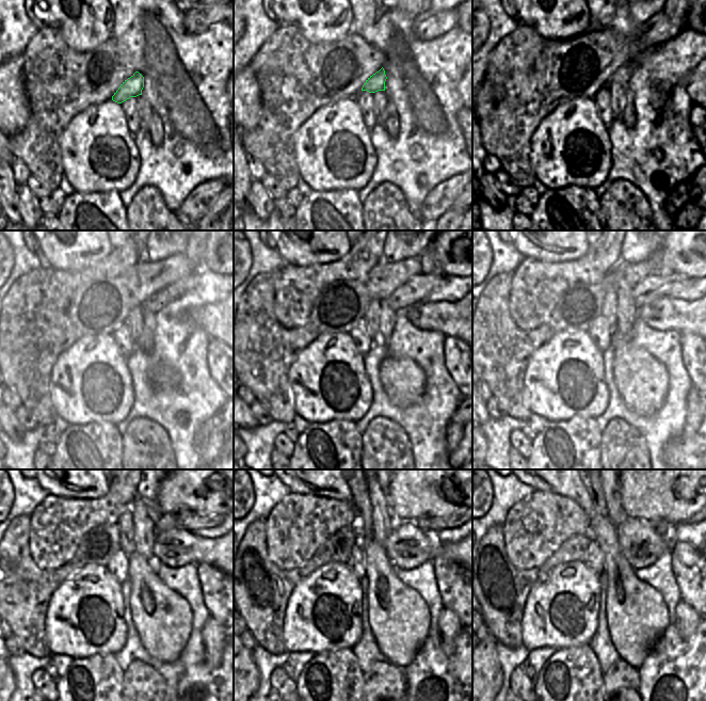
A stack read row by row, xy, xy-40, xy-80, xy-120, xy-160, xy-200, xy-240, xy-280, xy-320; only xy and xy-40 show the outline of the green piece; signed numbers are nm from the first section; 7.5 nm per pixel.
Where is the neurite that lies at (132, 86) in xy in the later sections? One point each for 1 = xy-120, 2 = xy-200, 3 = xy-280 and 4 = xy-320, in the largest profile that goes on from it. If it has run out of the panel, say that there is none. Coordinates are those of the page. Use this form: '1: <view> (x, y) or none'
1: xy-120 (159, 300)
2: xy-200 (663, 281)
3: xy-280 (423, 523)
4: xy-320 (689, 521)

